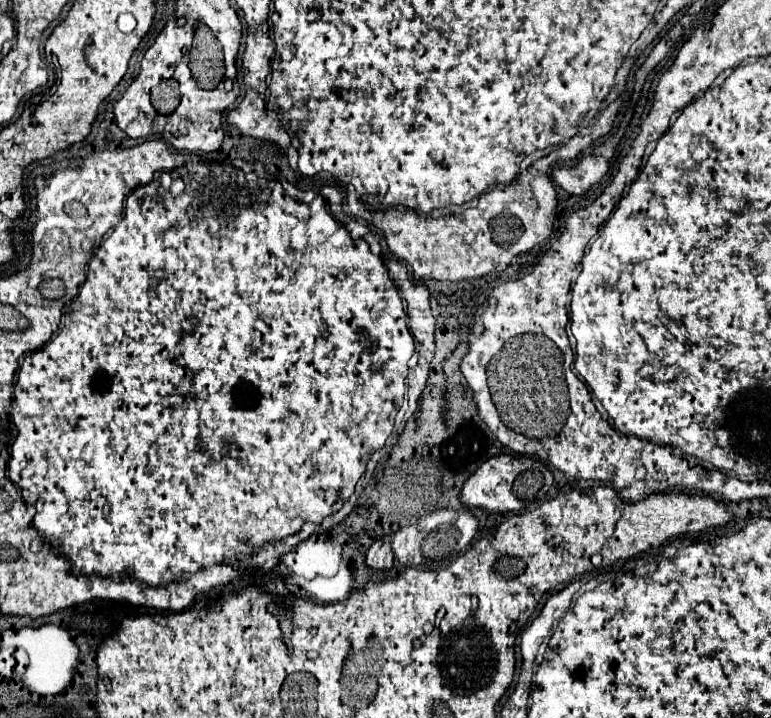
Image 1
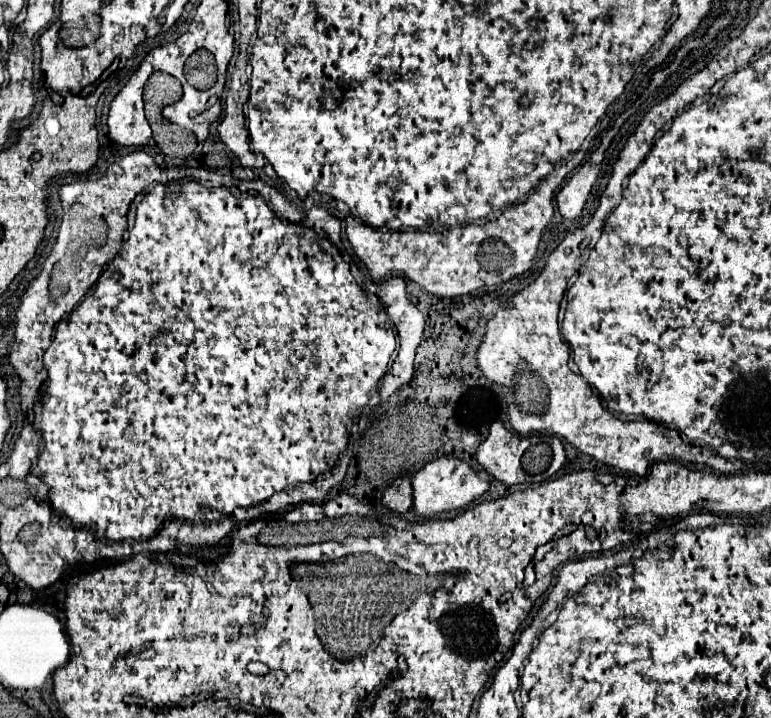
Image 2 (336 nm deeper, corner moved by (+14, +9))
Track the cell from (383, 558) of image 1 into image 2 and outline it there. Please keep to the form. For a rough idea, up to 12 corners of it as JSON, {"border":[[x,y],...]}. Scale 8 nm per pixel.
{"border":[[399,476],[383,492],[383,504],[395,512],[413,506],[409,476]]}

